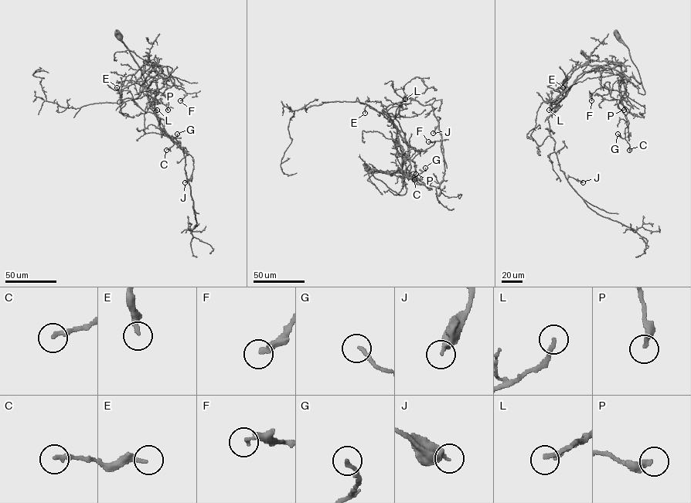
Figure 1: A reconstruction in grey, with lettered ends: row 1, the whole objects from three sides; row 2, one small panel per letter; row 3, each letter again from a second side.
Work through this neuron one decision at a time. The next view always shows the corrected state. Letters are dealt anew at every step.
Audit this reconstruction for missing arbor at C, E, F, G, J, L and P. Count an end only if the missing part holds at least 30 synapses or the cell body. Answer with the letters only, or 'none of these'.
none of these

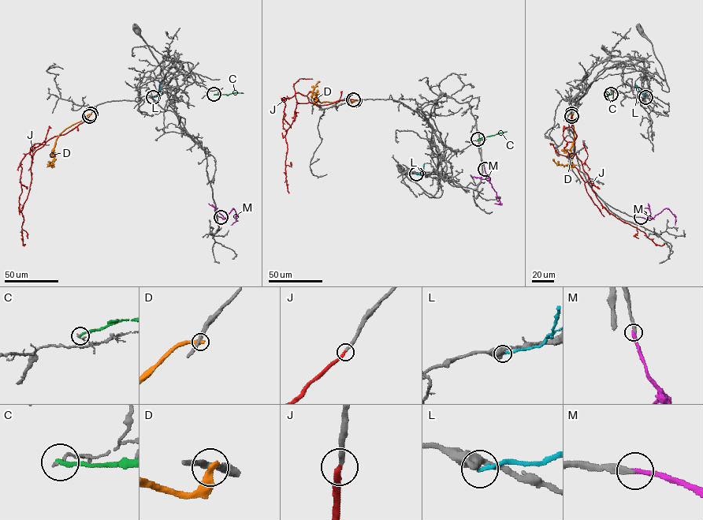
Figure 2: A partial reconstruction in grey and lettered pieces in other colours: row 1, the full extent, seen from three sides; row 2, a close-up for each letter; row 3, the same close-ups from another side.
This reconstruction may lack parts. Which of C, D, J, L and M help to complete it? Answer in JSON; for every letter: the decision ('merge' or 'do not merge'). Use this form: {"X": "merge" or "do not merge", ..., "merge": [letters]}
{"C": "do not merge", "D": "do not merge", "J": "merge", "L": "do not merge", "M": "merge", "merge": ["J", "M"]}

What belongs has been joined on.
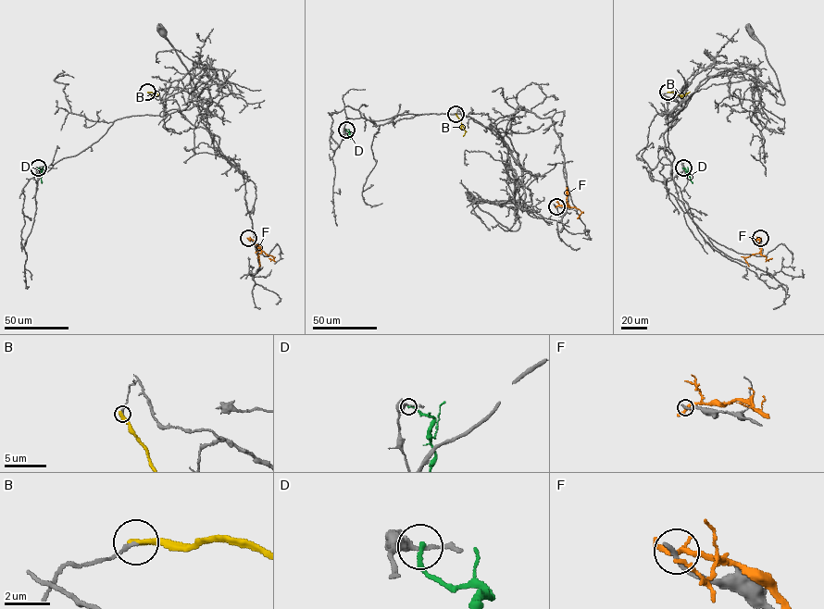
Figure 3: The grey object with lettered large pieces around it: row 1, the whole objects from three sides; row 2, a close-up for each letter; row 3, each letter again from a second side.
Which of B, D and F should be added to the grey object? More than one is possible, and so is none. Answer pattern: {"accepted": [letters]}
{"accepted": []}

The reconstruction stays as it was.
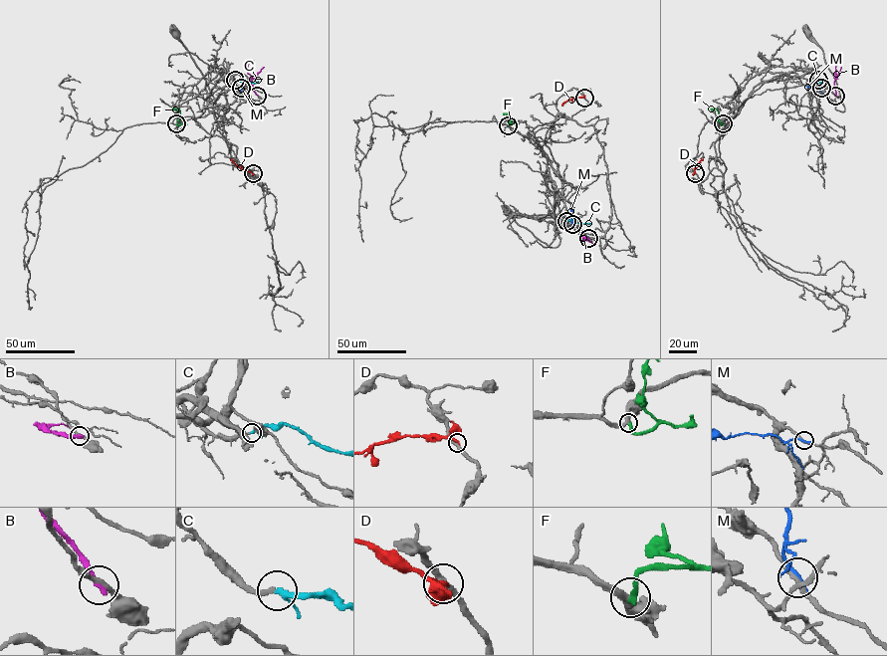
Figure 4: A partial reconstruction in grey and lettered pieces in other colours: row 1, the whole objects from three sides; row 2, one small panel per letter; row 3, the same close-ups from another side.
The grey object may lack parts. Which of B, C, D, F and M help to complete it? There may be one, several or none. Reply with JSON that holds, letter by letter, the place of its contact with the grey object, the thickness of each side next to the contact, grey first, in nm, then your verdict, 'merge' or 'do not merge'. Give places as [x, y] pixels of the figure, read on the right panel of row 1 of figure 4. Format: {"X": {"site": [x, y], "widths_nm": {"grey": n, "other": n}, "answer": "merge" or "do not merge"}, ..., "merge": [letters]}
{"B": {"site": [835, 96], "widths_nm": {"grey": 220, "other": 320}, "answer": "do not merge"}, "C": {"site": [818, 80], "widths_nm": {"grey": 220, "other": 200}, "answer": "merge"}, "D": {"site": [695, 173], "widths_nm": {"grey": 280, "other": 240}, "answer": "do not merge"}, "F": {"site": [723, 123], "widths_nm": {"grey": 300, "other": 280}, "answer": "do not merge"}, "M": {"site": [821, 88], "widths_nm": {"grey": 200, "other": 200}, "answer": "do not merge"}, "merge": ["C"]}

